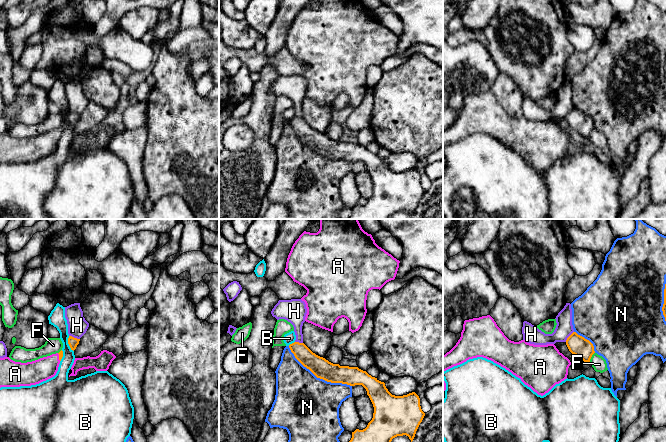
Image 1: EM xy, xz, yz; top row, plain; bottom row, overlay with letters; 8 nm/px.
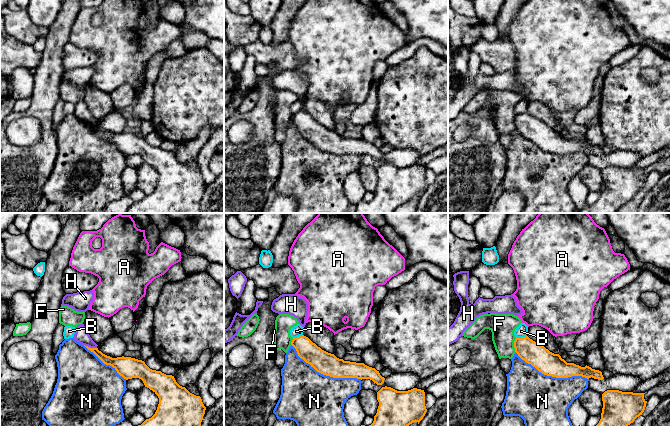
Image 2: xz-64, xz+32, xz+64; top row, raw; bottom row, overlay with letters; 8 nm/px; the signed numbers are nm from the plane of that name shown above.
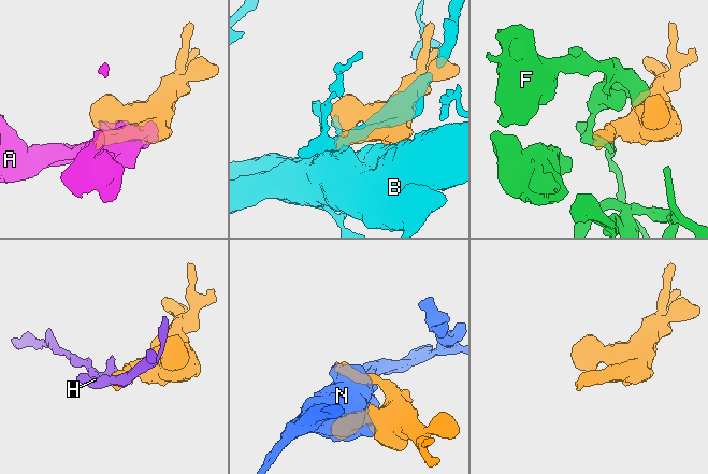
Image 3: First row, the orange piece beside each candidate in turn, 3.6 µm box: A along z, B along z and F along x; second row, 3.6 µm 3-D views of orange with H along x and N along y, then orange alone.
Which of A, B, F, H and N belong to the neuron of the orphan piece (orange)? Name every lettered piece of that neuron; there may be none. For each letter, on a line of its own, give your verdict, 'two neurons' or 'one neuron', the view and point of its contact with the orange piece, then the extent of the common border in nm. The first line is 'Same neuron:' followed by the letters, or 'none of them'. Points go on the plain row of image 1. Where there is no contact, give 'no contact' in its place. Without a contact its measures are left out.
Same neuron: A
A: one neuron; contact xy (59, 133); length 70 nm
B: two neurons; contact xy (68, 119); length 130 nm
F: two neurons; contact yz (591, 132); length 90 nm
H: two neurons; contact xy (73, 113); length 90 nm
N: two neurons; contact xz (318, 153); length 600 nm

